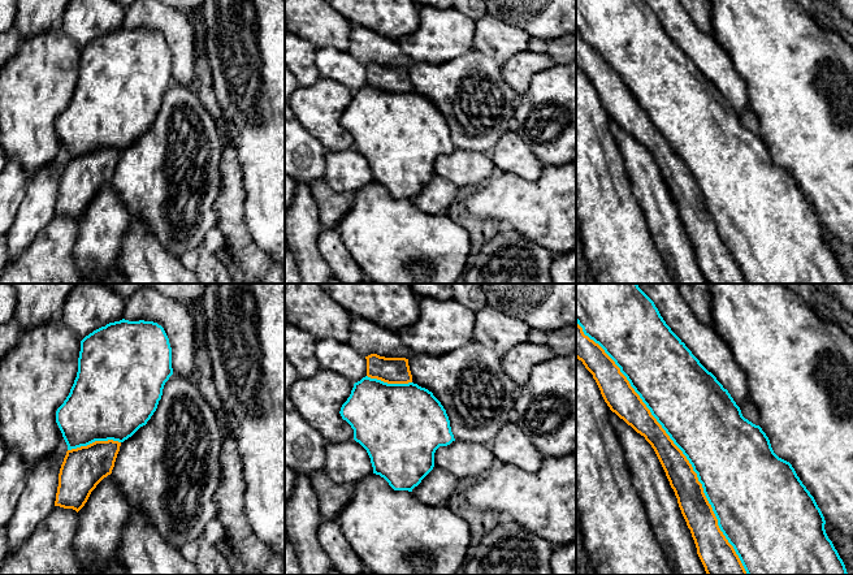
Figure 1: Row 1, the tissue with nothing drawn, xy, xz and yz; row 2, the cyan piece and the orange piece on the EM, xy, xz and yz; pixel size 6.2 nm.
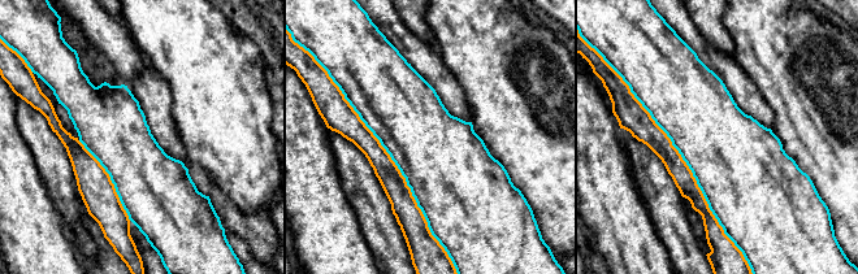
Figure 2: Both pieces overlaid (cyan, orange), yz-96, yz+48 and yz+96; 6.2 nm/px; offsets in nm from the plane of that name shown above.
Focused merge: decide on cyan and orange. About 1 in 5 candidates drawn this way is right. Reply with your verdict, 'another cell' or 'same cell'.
same cell

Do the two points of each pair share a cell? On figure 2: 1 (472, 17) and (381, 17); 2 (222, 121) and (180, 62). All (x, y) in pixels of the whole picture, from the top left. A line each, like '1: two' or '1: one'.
1: two
2: one

